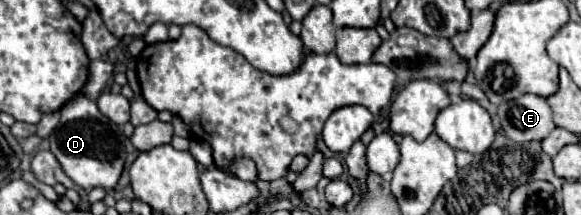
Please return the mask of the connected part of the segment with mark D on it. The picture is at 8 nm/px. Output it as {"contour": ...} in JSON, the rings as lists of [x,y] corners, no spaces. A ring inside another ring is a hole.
{"contour":[[[77,95],[61,109],[61,119],[55,131],[49,135],[51,153],[61,163],[65,175],[83,187],[85,191],[91,191],[93,187],[103,187],[105,191],[113,191],[113,187],[119,181],[119,175],[125,165],[125,135],[121,133],[121,127],[115,125],[109,117],[101,115],[97,103],[89,99],[87,95]]]}

